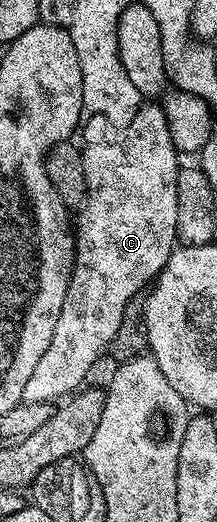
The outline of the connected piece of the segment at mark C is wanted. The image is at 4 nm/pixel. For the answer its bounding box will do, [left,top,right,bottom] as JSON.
[25,101,182,404]

